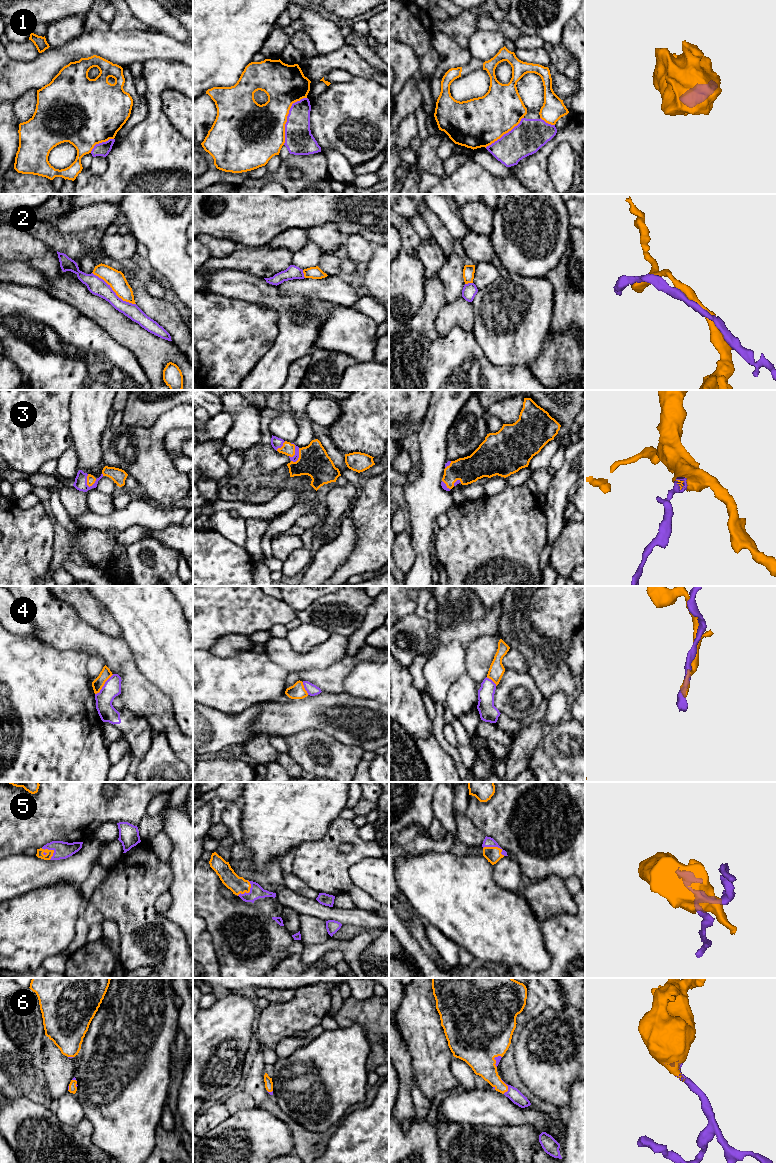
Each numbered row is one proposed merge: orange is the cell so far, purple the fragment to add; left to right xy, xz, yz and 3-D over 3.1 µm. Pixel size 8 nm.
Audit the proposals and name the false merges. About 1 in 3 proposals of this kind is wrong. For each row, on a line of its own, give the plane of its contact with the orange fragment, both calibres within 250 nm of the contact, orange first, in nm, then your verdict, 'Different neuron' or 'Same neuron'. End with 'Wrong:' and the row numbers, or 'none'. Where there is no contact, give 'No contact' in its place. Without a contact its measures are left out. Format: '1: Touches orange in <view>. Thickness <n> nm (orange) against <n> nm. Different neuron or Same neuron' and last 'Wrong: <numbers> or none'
1: Touches orange in xz. Thickness 420 nm (orange) against 220 nm. Different neuron
2: Touches orange in xy. Thickness 140 nm (orange) against 140 nm. Different neuron
3: Touches orange in xy. Thickness 70 nm (orange) against 100 nm. Same neuron
4: Touches orange in xy. Thickness 90 nm (orange) against 140 nm. Different neuron
5: Touches orange in xy. Thickness 50 nm (orange) against 140 nm. Same neuron
6: Touches orange in yz. Thickness 180 nm (orange) against 100 nm. Same neuron
Wrong: 1, 2, 4

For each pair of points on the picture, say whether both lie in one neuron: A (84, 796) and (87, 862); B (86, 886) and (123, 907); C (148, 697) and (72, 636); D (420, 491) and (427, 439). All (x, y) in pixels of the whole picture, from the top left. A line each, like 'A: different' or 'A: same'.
A: different
B: different
C: same
D: same

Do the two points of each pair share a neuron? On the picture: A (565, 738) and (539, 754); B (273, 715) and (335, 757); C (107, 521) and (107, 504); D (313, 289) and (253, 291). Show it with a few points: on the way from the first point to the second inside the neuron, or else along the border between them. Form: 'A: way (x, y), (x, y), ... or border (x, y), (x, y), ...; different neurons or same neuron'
A: border (541, 743), (543, 751), (557, 770); different neurons
B: border (321, 730), (304, 729), (283, 737); different neurons
C: border (116, 509), (109, 514), (89, 512); different neurons
D: border (276, 286), (283, 293), (299, 293), (302, 295); different neurons

